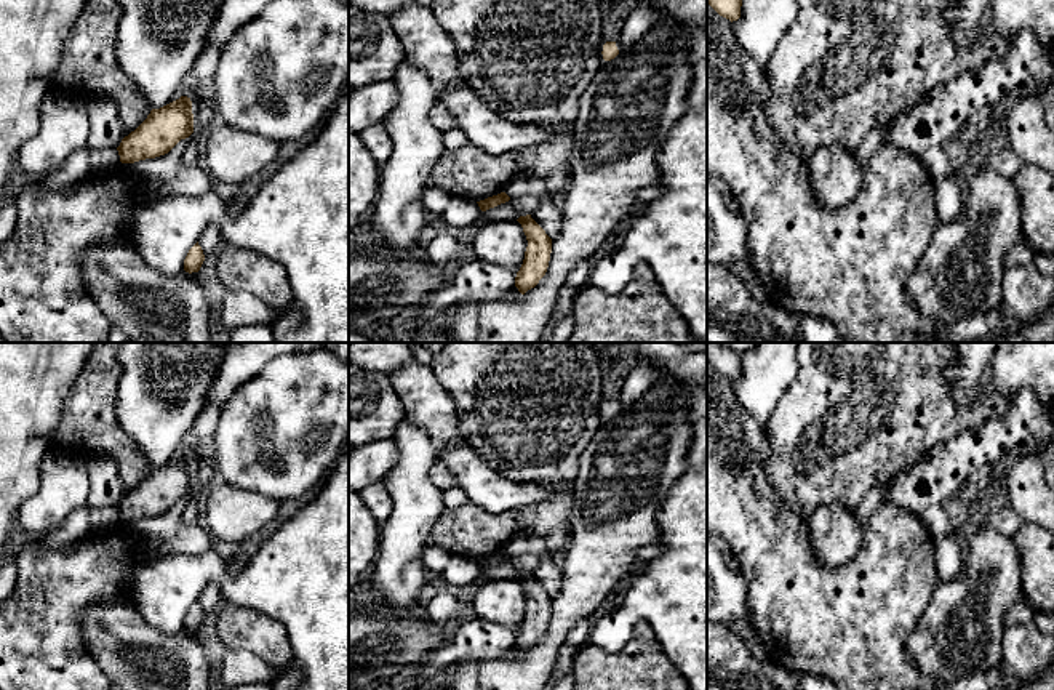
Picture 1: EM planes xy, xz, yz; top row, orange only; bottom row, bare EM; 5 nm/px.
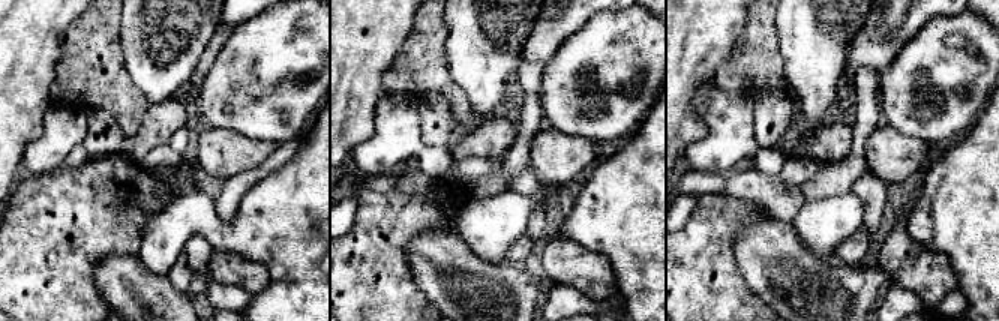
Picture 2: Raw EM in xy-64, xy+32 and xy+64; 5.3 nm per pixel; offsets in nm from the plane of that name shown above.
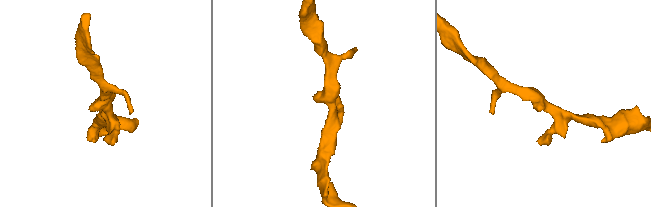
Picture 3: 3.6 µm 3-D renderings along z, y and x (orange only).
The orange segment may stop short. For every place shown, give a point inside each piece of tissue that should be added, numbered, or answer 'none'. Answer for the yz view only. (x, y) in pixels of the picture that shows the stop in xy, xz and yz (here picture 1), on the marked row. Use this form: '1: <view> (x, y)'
none

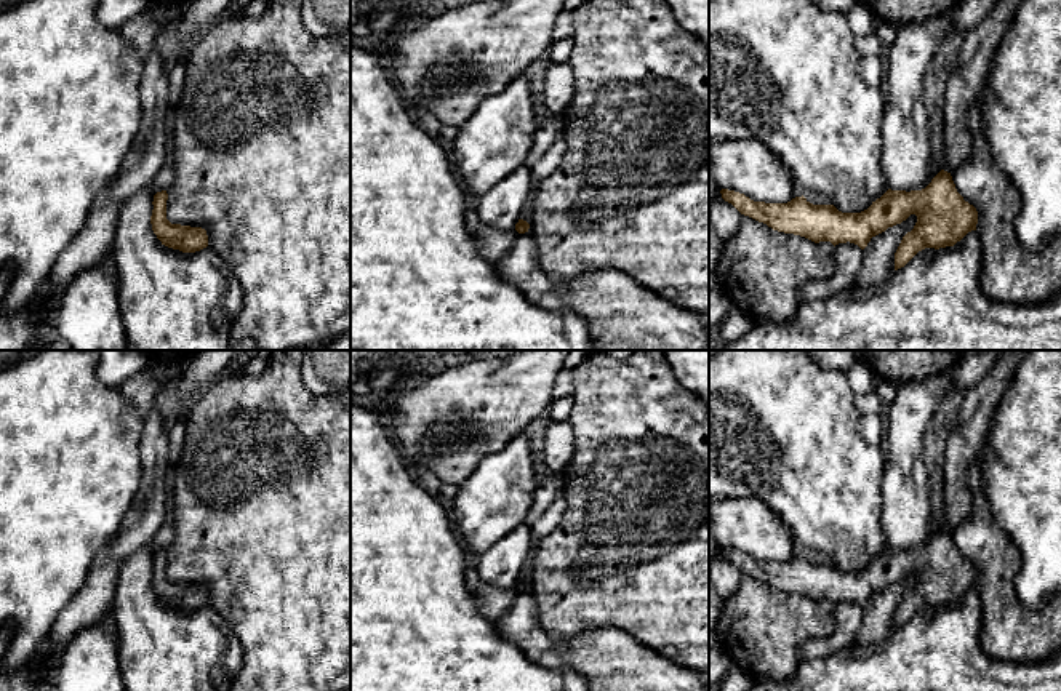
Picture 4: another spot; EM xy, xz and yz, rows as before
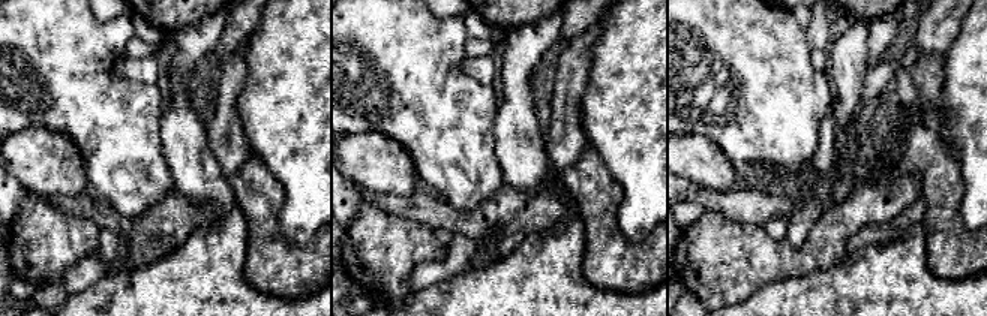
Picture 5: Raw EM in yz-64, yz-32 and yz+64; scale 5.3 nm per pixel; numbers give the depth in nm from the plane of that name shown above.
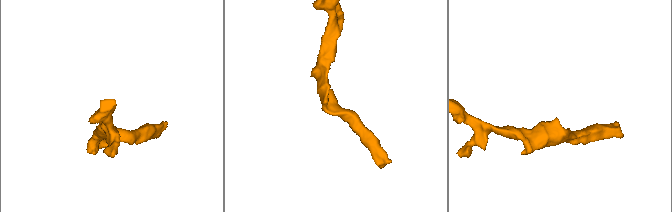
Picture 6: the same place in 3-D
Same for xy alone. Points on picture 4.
none

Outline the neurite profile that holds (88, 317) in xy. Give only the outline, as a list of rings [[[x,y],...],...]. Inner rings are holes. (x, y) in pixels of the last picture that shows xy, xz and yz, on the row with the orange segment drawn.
[[[112,253],[74,277],[58,302],[54,330],[72,350],[126,350]]]

